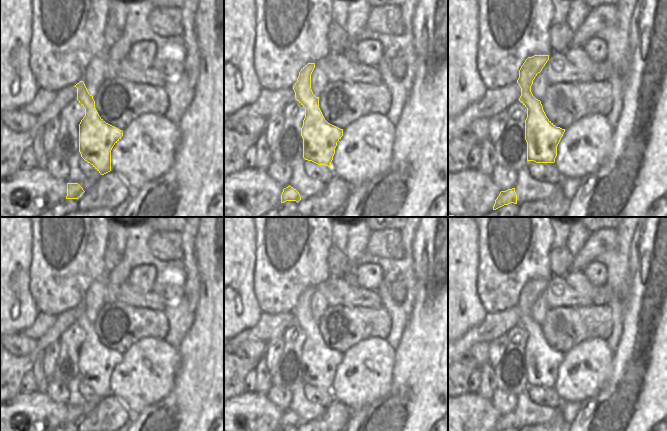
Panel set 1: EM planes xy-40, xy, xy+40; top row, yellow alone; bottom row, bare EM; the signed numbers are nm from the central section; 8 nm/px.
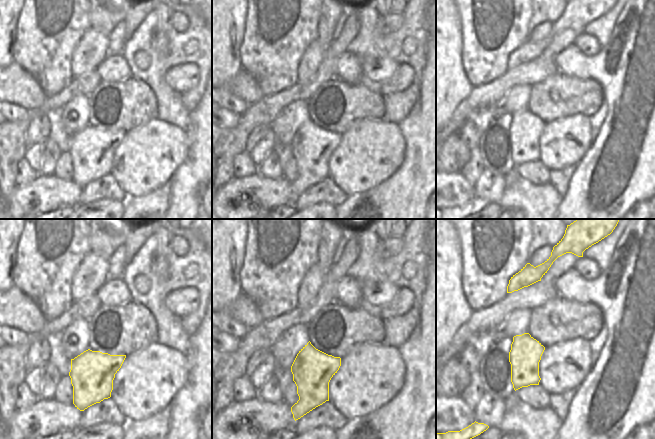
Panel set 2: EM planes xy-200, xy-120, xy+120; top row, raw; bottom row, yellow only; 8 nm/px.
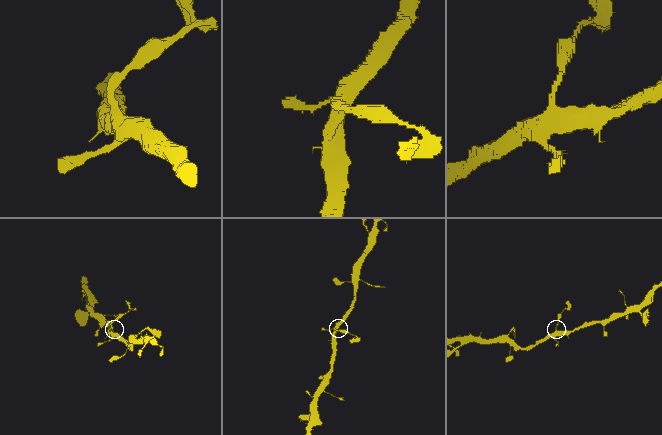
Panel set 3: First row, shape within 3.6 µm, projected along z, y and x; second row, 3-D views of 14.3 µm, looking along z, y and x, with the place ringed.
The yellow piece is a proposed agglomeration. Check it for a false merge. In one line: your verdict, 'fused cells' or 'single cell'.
single cell

